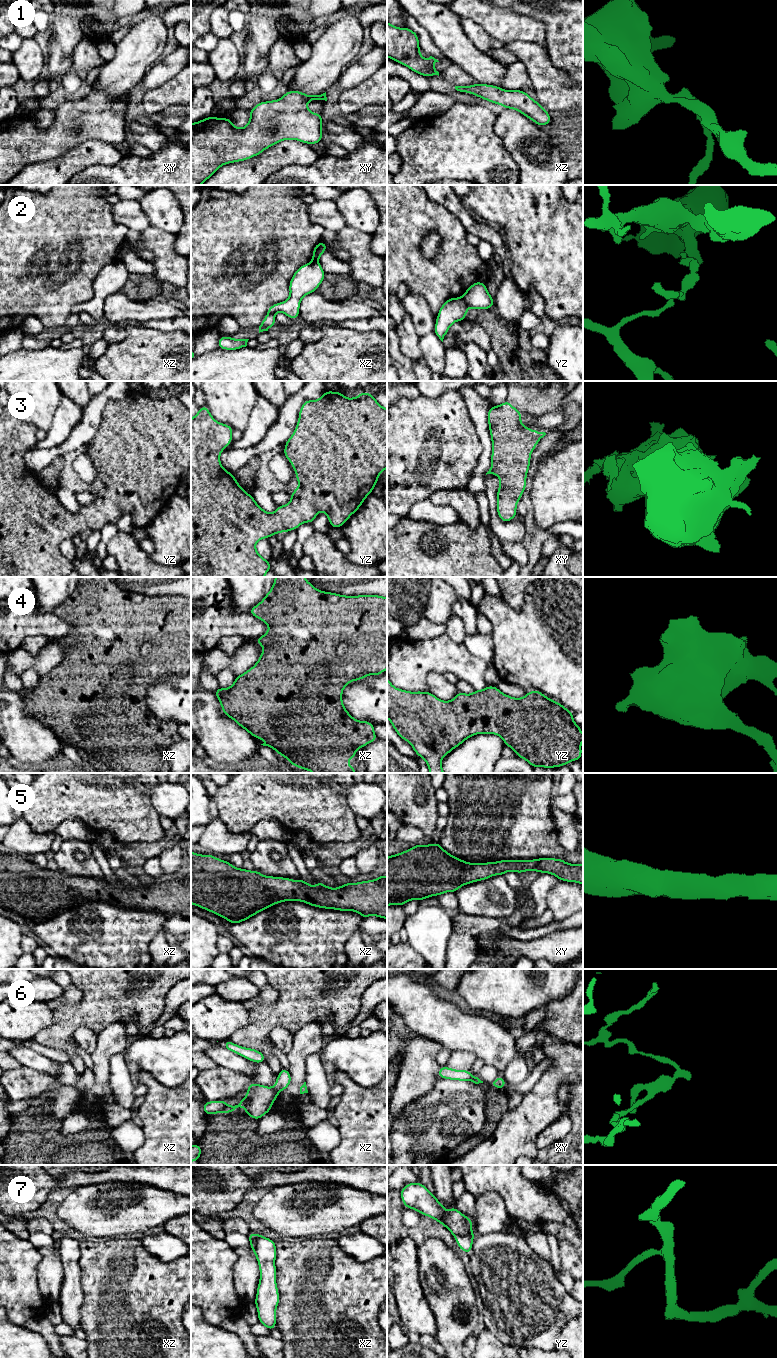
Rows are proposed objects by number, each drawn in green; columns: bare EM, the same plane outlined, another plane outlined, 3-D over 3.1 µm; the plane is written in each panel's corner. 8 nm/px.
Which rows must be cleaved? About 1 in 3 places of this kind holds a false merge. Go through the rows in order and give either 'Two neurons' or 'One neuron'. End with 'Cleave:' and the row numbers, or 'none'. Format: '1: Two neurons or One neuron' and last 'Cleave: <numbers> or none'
1: One neuron
2: Two neurons
3: One neuron
4: One neuron
5: One neuron
6: Two neurons
7: Two neurons
Cleave: 2, 6, 7

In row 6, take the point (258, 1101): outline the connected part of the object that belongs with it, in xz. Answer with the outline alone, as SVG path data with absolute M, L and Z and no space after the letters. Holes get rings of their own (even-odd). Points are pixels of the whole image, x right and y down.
M254 1082L249 1084L247 1088L246 1096L236 1105L229 1106L226 1100L206 1101L202 1110L210 1116L215 1113L233 1113L243 1106L247 1116L259 1120L263 1115L270 1112L272 1104L279 1095L279 1091Z

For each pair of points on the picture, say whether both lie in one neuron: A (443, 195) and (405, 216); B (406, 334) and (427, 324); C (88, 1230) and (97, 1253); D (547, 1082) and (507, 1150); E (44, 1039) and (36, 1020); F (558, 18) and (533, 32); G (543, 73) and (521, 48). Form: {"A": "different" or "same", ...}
{"A": "different", "B": "different", "C": "different", "D": "same", "E": "different", "F": "different", "G": "same"}

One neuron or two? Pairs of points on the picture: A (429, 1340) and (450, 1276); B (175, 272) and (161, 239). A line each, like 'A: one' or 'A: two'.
A: two
B: one

